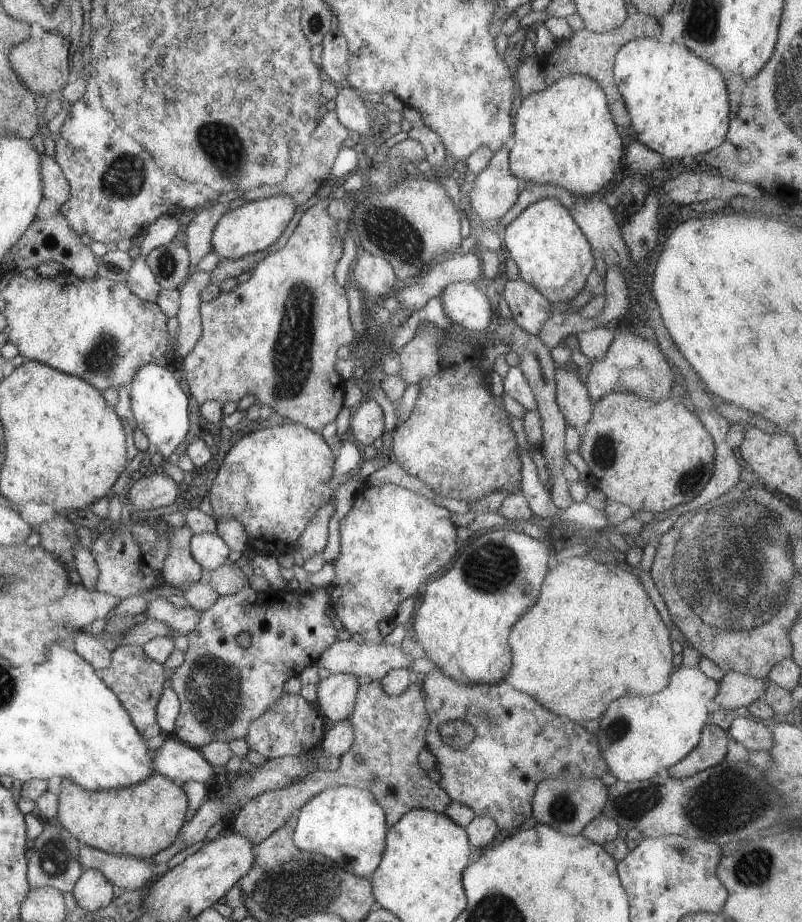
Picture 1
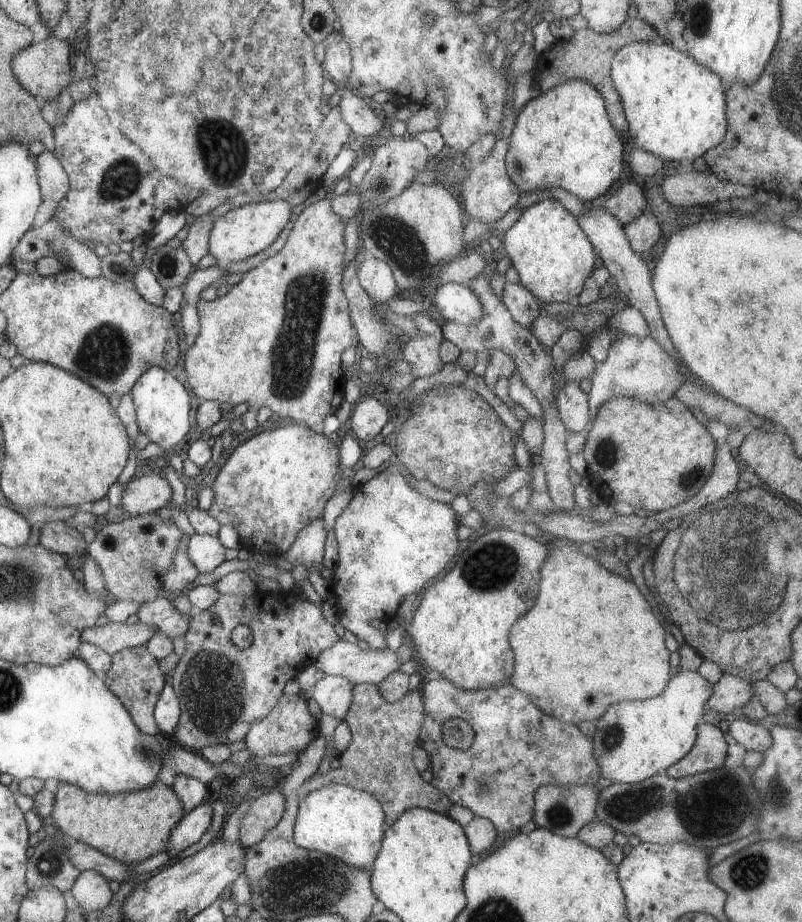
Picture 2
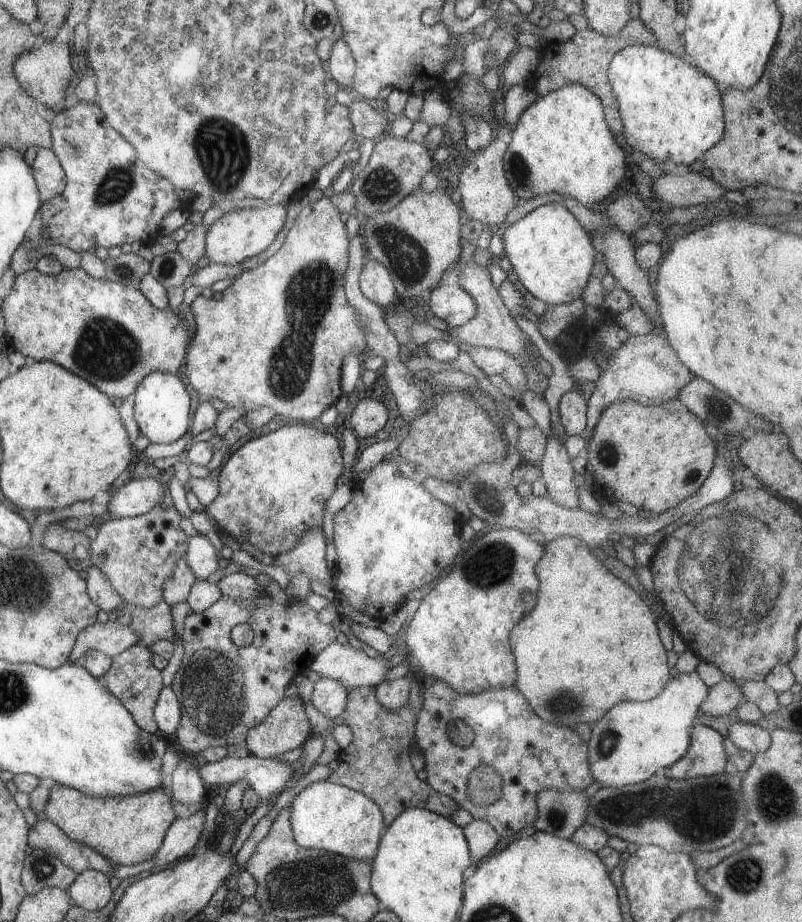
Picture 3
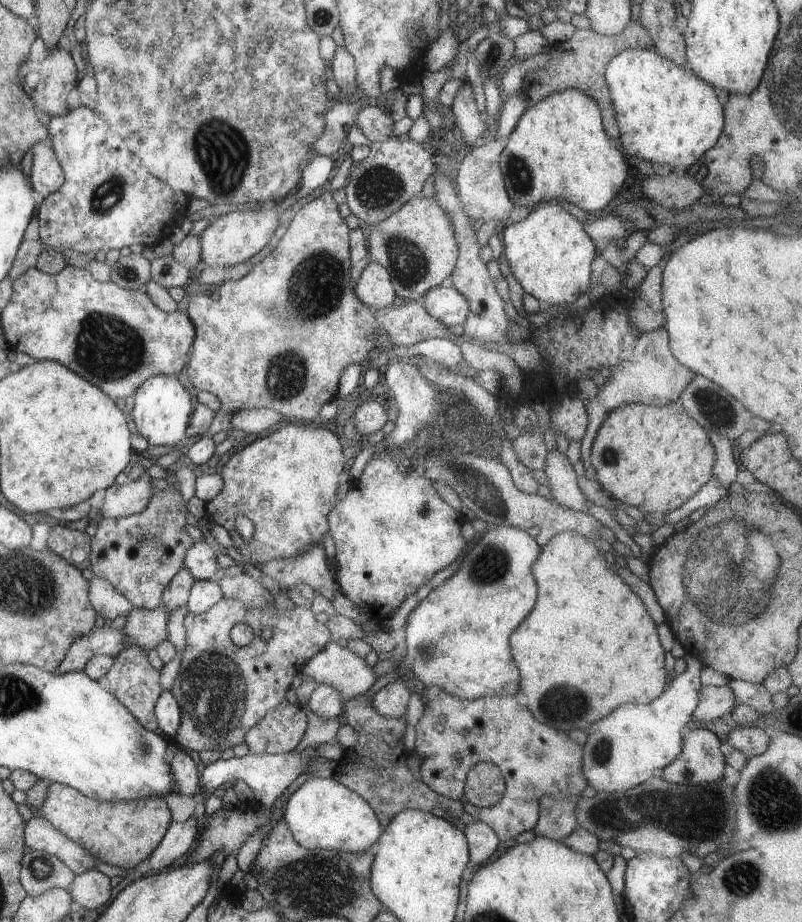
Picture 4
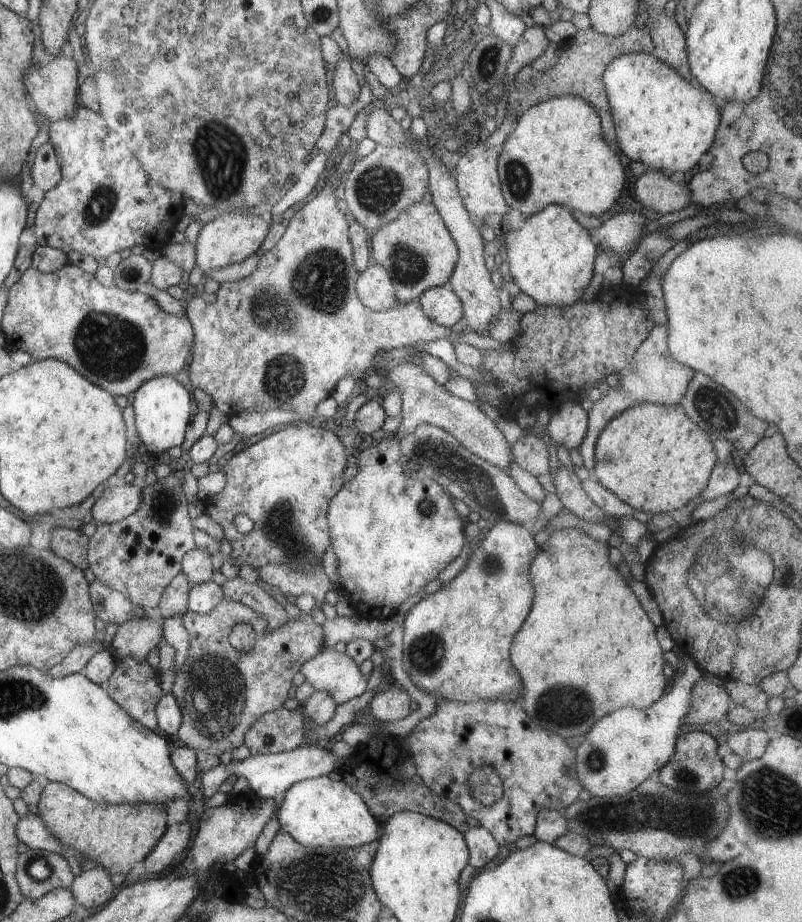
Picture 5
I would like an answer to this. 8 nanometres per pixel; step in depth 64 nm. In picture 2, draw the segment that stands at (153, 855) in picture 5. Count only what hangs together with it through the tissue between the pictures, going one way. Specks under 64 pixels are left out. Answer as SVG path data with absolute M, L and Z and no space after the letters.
M203 802L184 816L179 823L171 830L167 846L164 849L167 855L172 857L196 844L202 839L204 831L208 830L212 818L212 808L209 803Z

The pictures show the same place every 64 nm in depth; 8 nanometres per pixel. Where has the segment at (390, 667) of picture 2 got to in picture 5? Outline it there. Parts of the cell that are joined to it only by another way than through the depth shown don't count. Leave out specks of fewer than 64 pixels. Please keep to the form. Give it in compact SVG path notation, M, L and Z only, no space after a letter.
M323 647L323 650L301 666L300 672L305 677L305 681L315 691L325 691L337 705L341 705L348 699L358 697L364 693L368 679L365 674L361 674L359 667L349 658L346 652L341 653L332 647Z

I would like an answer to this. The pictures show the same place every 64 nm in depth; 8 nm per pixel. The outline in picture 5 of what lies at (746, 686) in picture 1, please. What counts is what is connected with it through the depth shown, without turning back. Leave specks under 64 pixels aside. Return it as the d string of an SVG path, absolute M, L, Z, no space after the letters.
M702 678L693 682L691 688L691 700L689 700L689 710L683 716L684 724L701 725L707 722L718 722L732 706L727 692L723 690L722 685L715 685L706 682Z

